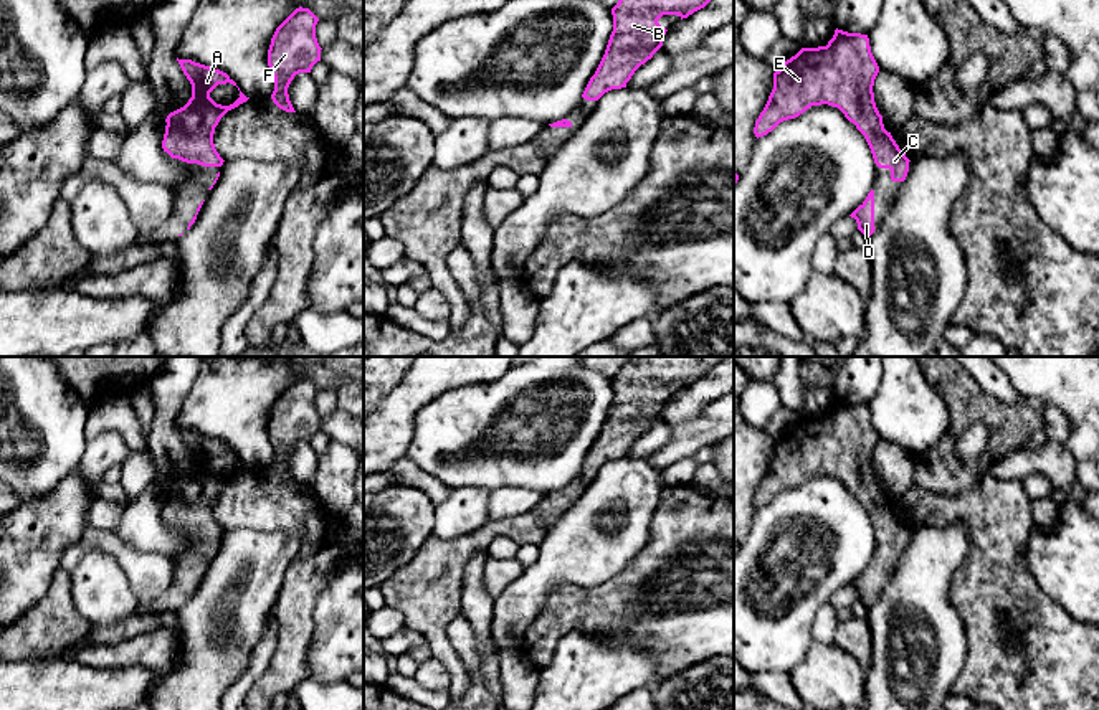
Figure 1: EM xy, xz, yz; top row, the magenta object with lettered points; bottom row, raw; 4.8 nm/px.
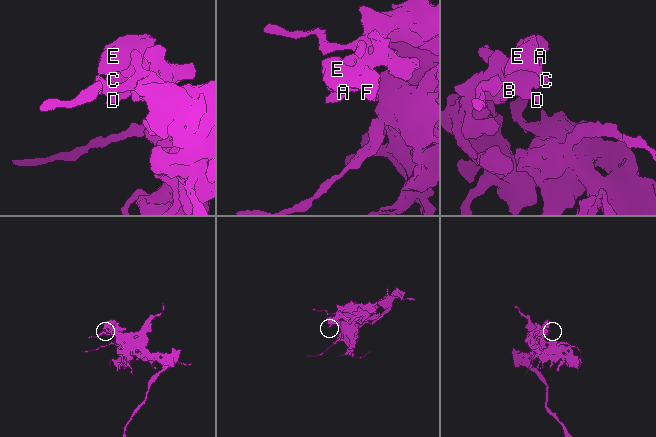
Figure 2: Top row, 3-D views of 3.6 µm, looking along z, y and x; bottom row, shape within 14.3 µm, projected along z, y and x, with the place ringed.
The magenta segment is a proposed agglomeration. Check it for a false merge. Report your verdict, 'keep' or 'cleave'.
keep

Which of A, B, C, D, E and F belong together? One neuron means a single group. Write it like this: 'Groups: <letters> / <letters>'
Groups: A B C D E F

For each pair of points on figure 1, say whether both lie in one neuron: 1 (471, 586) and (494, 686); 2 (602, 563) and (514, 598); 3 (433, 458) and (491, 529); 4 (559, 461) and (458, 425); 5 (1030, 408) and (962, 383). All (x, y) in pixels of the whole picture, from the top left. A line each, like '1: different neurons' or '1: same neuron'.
1: same neuron
2: same neuron
3: different neurons
4: same neuron
5: same neuron

